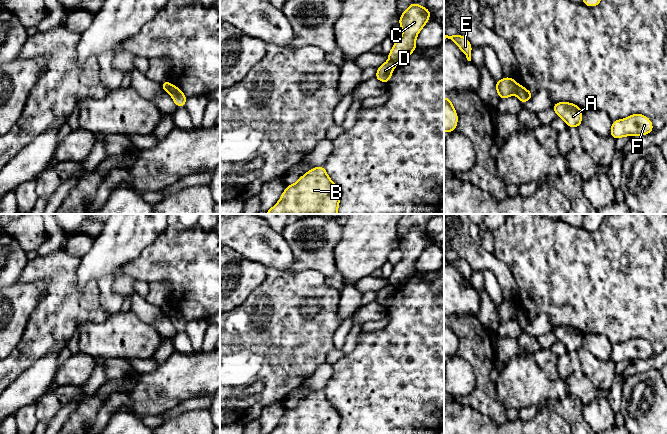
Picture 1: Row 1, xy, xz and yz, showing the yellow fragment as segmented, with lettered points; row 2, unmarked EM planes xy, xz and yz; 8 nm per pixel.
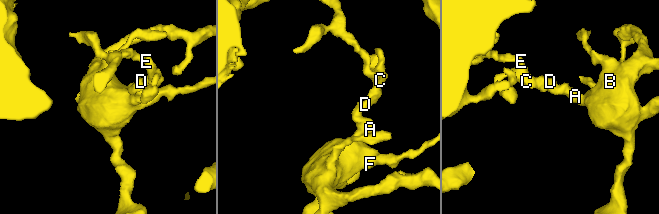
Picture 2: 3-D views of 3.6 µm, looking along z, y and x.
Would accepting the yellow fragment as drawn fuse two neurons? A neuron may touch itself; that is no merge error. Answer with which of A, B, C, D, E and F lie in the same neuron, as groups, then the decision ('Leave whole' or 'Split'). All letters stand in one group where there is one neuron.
Groups: A B D F / C E. Split

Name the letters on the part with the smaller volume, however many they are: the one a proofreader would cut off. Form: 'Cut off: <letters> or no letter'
Cut off: A, B, D, F

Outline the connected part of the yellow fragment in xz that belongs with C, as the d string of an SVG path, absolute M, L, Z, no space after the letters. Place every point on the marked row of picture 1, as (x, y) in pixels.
M413 2L400 15L398 25L403 29L403 33L394 41L391 51L387 54L389 60L400 63L416 50L417 35L429 21L431 13L427 7Z

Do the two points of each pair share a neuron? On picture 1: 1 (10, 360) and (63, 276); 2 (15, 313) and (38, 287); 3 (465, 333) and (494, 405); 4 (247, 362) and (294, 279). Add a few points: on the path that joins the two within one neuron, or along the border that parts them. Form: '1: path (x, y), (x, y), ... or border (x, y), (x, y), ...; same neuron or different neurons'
1: path (27, 347), (28, 339), (39, 330), (63, 300); same neuron
2: path (18, 307), (32, 293); same neuron
3: path (479, 351), (482, 357), (484, 387); same neuron
4: path (267, 341), (279, 329), (283, 300); same neuron

